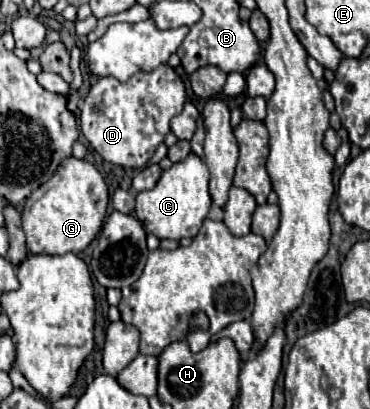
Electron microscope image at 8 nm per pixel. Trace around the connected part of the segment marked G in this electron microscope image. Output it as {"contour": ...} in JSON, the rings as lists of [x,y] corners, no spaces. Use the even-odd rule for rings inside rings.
{"contour":[[[77,157],[61,159],[53,177],[37,187],[23,205],[23,231],[31,253],[65,255],[81,253],[99,233],[109,205],[109,189],[103,175],[89,163]]]}

